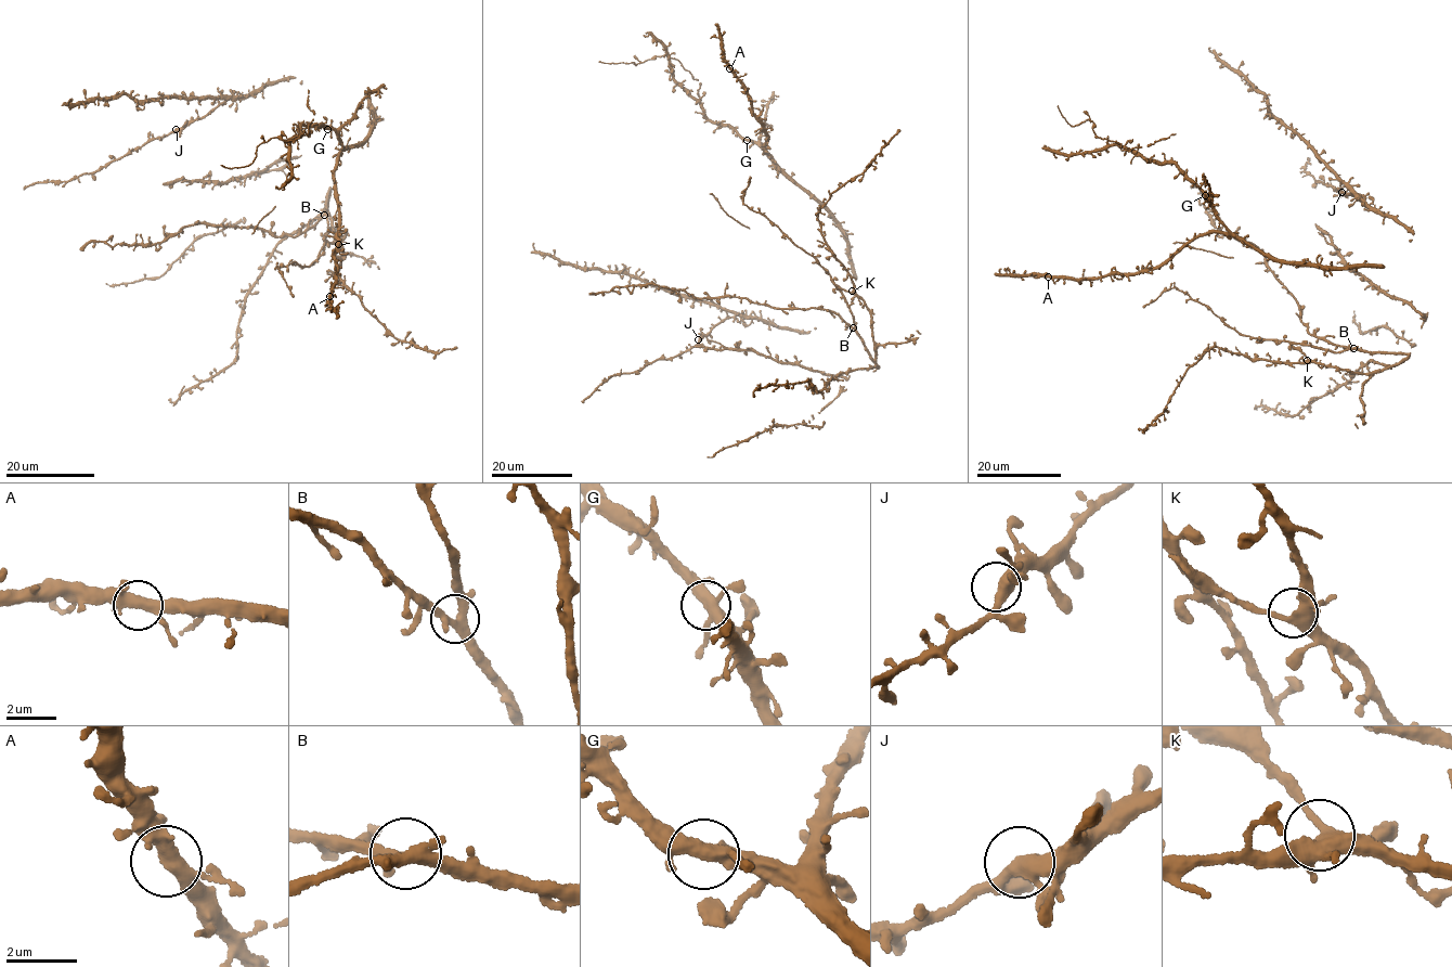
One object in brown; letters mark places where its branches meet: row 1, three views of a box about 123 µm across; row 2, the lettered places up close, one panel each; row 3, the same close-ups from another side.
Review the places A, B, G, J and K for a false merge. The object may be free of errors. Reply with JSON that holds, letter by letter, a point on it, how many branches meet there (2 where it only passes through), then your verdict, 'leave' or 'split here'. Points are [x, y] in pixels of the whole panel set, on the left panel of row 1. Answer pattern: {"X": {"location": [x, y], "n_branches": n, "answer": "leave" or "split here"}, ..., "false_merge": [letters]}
{"A": {"location": [329, 296], "n_branches": 4, "answer": "leave"}, "B": {"location": [324, 215], "n_branches": 5, "answer": "leave"}, "G": {"location": [327, 129], "n_branches": 5, "answer": "leave"}, "J": {"location": [176, 129], "n_branches": 5, "answer": "leave"}, "K": {"location": [338, 244], "n_branches": 5, "answer": "leave"}, "false_merge": []}

